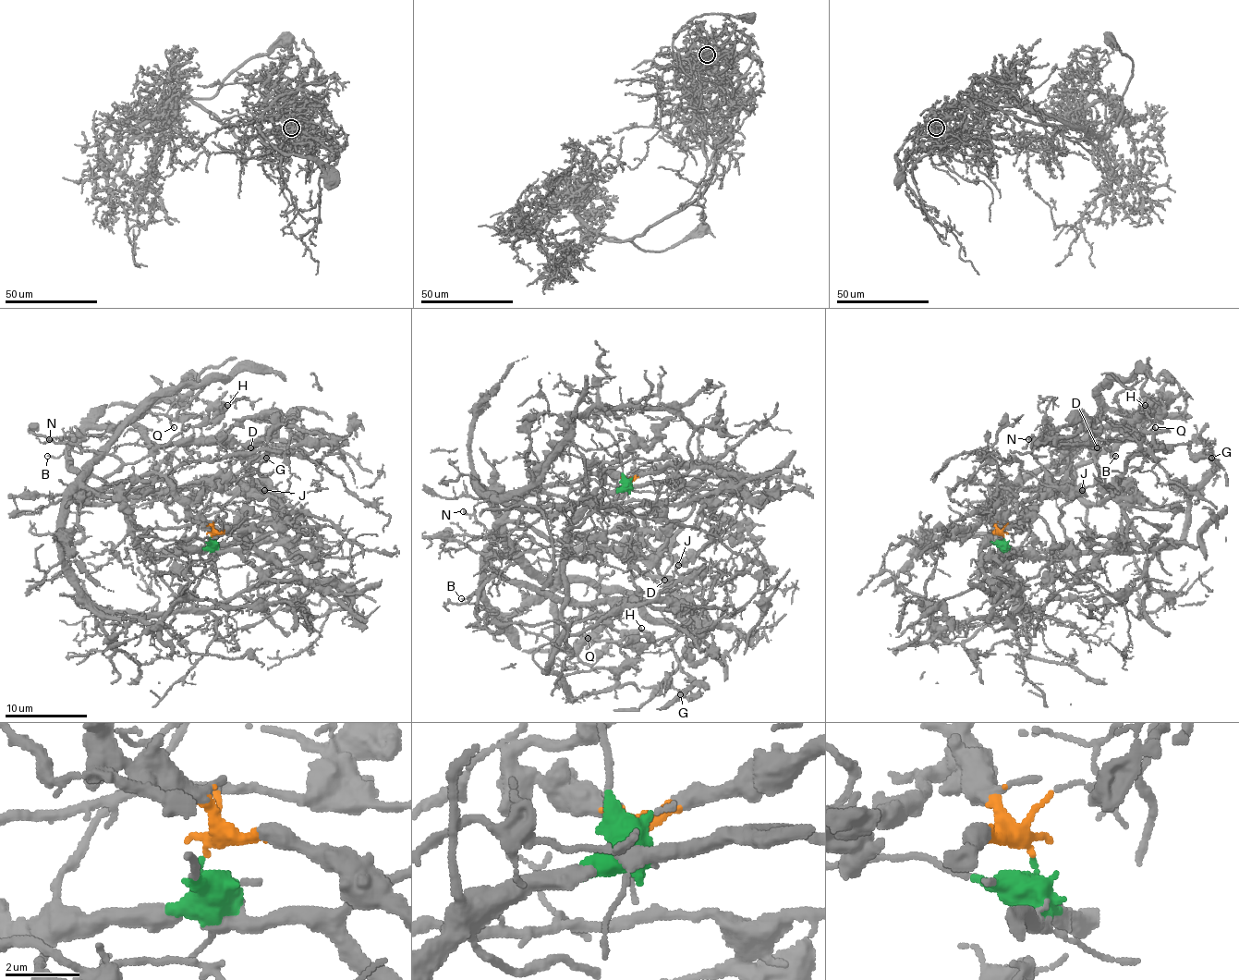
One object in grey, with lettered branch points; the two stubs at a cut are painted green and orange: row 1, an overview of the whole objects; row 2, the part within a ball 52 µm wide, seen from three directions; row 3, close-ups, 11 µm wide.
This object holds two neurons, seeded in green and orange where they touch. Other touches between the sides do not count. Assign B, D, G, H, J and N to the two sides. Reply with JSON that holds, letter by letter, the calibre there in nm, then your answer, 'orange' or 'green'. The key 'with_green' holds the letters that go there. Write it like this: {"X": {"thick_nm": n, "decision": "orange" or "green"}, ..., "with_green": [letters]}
{"B": {"thick_nm": 130, "decision": "orange"}, "D": {"thick_nm": 100, "decision": "orange"}, "G": {"thick_nm": 200, "decision": "green"}, "H": {"thick_nm": 440, "decision": "orange"}, "J": {"thick_nm": 200, "decision": "orange"}, "N": {"thick_nm": 110, "decision": "green"}, "with_green": ["G", "N"]}

